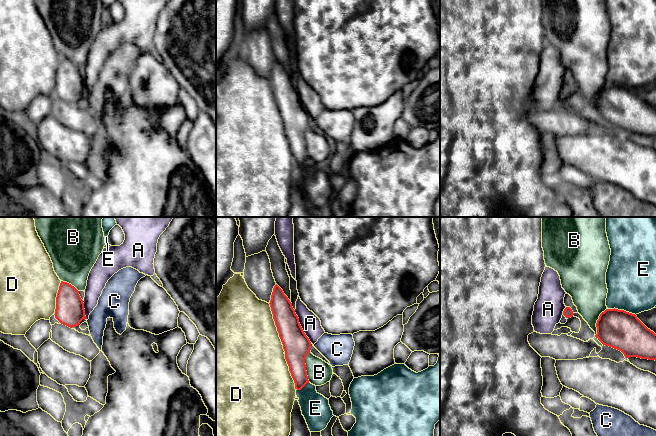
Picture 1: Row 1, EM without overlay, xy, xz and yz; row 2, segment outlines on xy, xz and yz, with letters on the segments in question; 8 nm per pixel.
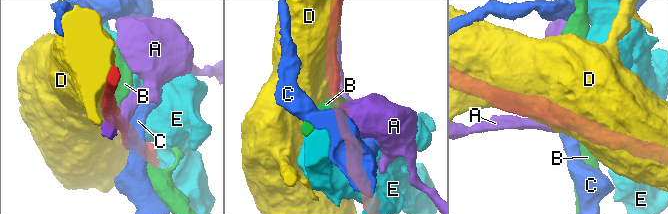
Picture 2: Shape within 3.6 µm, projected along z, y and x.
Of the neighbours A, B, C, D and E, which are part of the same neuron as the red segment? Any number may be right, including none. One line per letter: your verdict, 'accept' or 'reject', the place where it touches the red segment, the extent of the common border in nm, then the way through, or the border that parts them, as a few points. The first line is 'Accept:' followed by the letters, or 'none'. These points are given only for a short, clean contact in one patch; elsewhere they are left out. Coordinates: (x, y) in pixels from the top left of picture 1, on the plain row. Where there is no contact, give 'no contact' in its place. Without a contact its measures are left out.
Accept: none
A: reject; meets red in xz at (300, 102); contact 300 nm long; border along xz (294, 86), (303, 108), (311, 118)
B: reject; meets red in yz at (596, 102); contact 300 nm long
C: reject; meets red in yz at (565, 92); contact 40 nm long
D: reject; meets red in xz at (275, 99); contact 340 nm long
E: reject; meets red in yz at (622, 86); contact 240 nm long; border along yz (608, 84), (623, 85), (635, 91)

